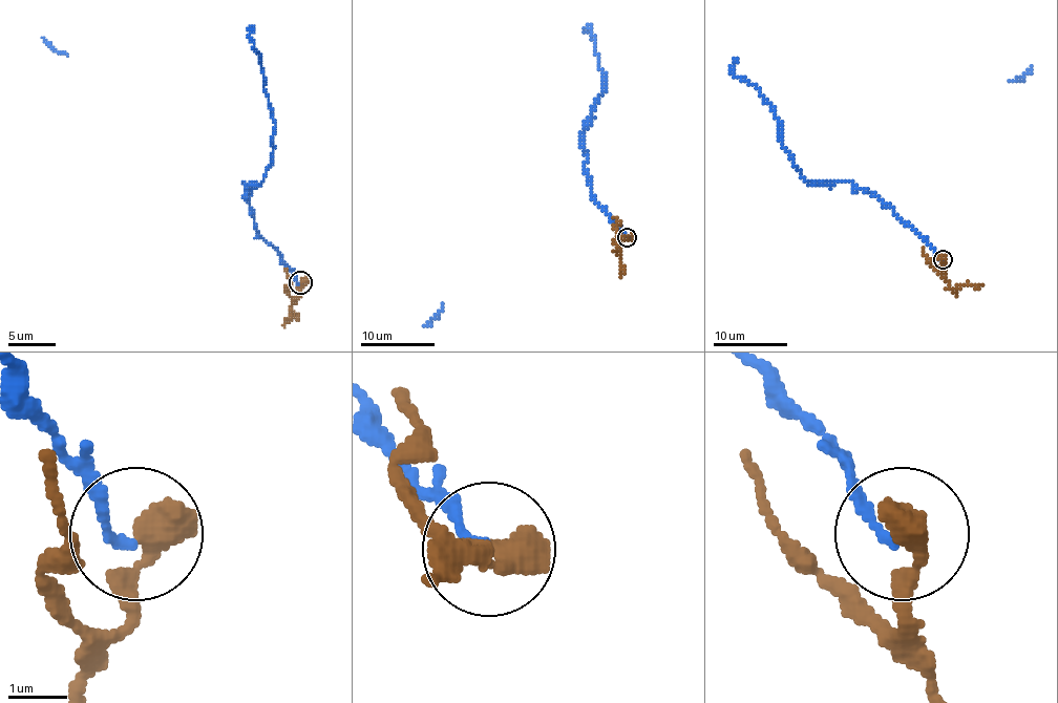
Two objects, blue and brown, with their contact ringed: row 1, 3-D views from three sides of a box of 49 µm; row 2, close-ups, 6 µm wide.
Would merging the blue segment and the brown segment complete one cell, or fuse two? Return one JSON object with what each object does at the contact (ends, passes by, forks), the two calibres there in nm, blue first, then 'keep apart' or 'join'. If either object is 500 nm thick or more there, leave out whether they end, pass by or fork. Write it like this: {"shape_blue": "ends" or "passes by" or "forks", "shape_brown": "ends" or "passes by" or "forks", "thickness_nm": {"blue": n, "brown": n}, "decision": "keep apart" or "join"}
{"thickness_nm": {"blue": 120, "brown": 550}, "decision": "keep apart"}

